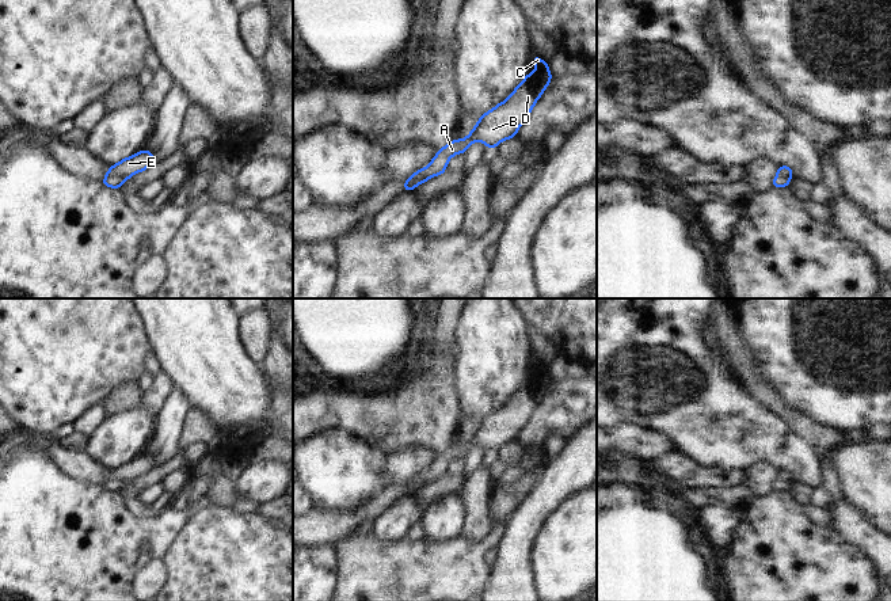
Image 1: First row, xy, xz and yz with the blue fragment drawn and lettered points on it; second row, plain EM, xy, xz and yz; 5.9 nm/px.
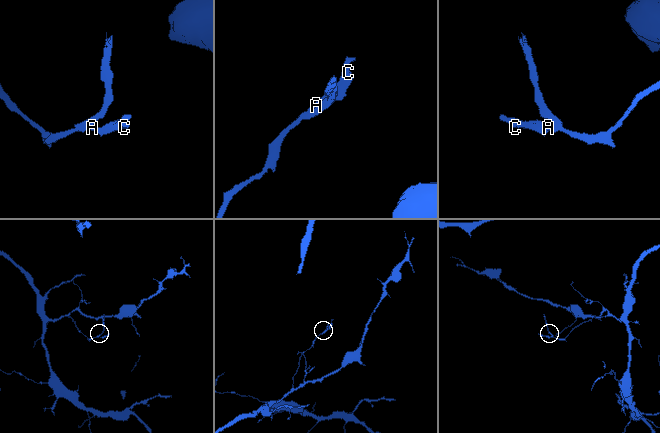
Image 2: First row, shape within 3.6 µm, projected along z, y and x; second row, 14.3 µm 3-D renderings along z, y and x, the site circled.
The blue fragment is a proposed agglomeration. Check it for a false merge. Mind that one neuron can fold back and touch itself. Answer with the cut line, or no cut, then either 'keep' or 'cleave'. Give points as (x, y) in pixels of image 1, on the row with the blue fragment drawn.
cut in xy along (106, 175), (128, 177); cleave

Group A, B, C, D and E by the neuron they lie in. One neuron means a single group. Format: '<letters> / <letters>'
A B C D / E

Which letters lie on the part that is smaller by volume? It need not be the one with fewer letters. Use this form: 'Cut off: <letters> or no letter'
Cut off: E

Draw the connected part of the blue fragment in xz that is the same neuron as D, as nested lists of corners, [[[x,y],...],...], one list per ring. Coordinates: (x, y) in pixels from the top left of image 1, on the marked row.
[[[534,54],[533,62],[538,68],[533,73],[528,73],[504,102],[481,115],[468,137],[453,140],[438,149],[426,168],[420,168],[404,180],[404,191],[414,190],[427,176],[443,174],[449,159],[457,153],[465,153],[475,141],[481,141],[488,149],[495,149],[500,141],[517,137],[519,126],[526,121],[533,106],[552,80],[548,62],[537,54]]]

